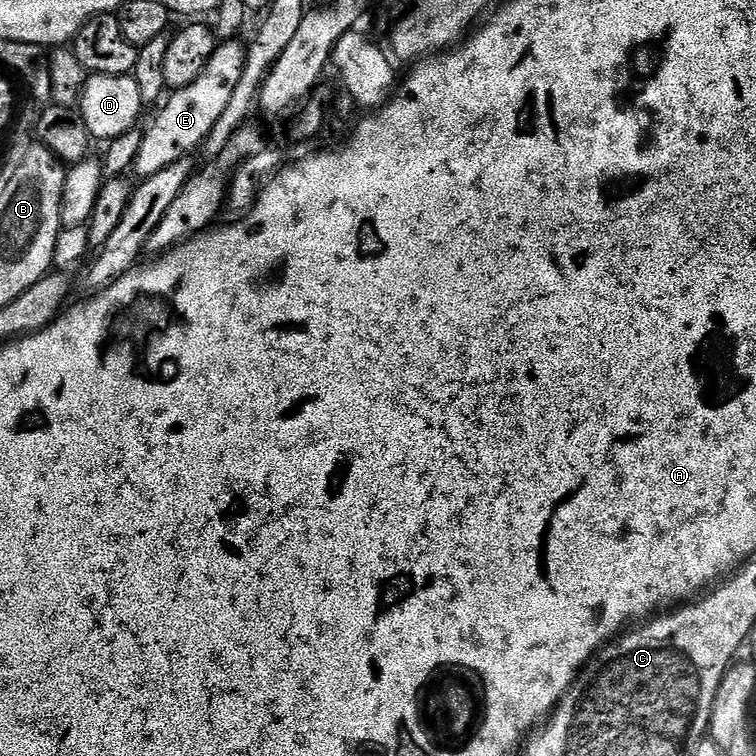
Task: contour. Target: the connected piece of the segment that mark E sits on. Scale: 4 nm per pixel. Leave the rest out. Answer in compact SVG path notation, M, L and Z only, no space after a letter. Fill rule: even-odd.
M239 39L217 43L214 54L210 54L210 60L206 62L206 66L202 66L198 78L194 78L190 86L175 89L171 93L172 97L169 95L159 105L160 113L153 118L152 125L143 129L142 146L138 146L138 156L134 165L137 177L158 174L158 170L166 170L166 166L191 157L191 152L196 152L201 147L217 125L218 118L225 113L226 106L229 105L230 98L242 79L243 67L247 62L247 47L240 43Z

